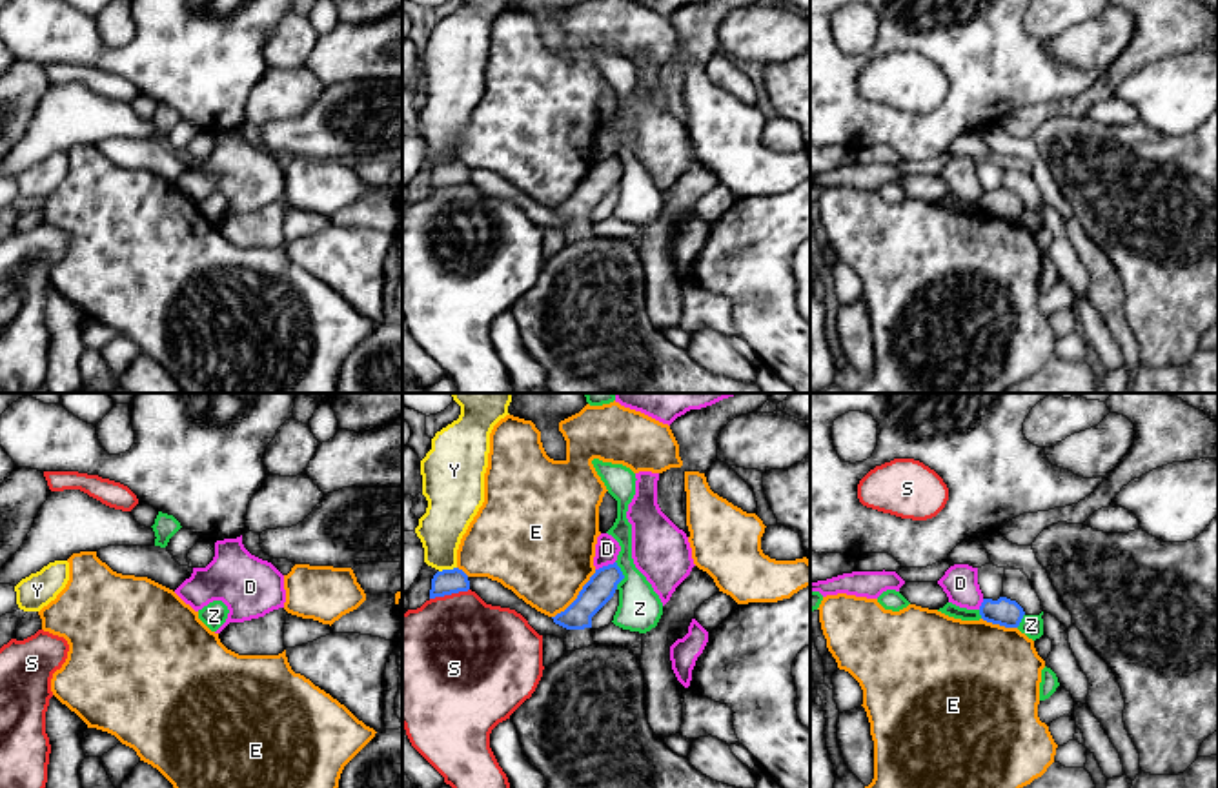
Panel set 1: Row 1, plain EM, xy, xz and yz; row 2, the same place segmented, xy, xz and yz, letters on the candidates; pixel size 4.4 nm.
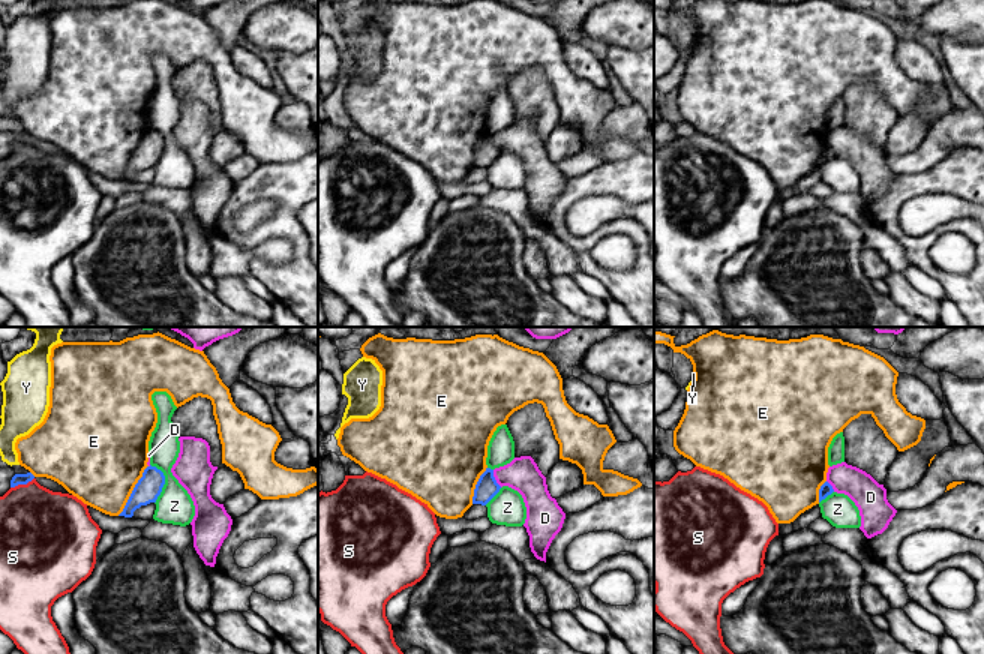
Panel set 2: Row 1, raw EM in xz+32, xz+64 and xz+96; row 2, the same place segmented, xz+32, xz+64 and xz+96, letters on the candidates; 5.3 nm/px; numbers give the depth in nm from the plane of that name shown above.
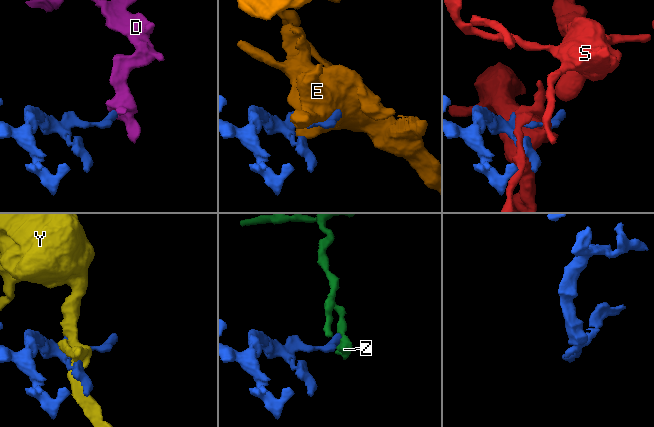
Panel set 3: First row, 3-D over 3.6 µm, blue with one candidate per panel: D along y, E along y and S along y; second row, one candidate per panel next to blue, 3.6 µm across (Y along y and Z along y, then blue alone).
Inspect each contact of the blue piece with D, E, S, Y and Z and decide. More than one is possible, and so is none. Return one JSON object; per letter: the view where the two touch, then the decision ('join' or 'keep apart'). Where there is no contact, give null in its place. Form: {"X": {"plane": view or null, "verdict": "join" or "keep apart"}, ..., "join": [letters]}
{"D": {"plane": "xz", "verdict": "keep apart"}, "E": {"plane": "xz", "verdict": "keep apart"}, "S": {"plane": "xz", "verdict": "keep apart"}, "Y": {"plane": "xz", "verdict": "keep apart"}, "Z": {"plane": "xz", "verdict": "keep apart"}, "join": []}

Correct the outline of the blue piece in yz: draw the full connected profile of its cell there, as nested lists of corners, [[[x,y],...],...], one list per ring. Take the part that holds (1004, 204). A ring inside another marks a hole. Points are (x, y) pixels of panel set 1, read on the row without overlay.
[[[1000,189],[998,193],[983,191],[979,198],[979,207],[987,215],[1005,220],[1018,220],[1025,204],[1016,193]]]

